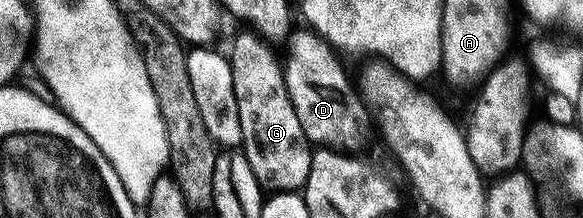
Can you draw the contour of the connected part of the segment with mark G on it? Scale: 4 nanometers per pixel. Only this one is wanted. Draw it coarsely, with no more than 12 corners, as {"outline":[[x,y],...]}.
{"outline":[[271,43],[228,49],[240,149],[263,191],[298,192],[312,144]]}

